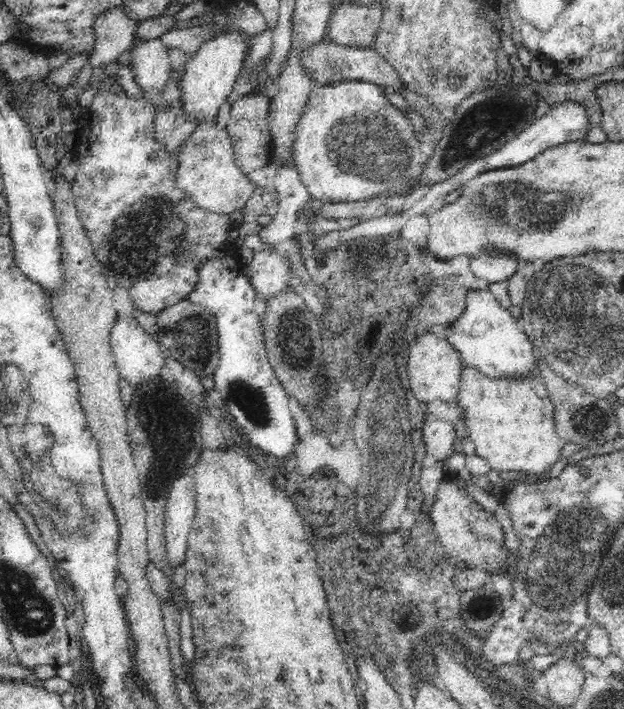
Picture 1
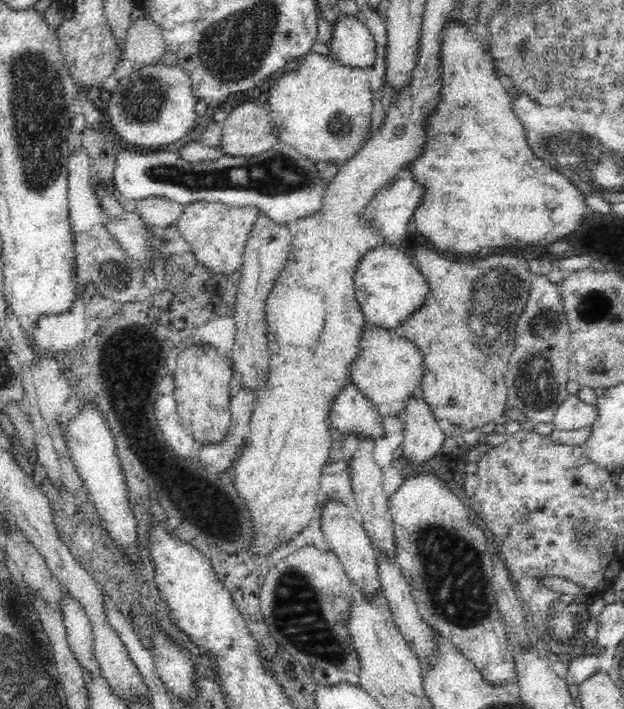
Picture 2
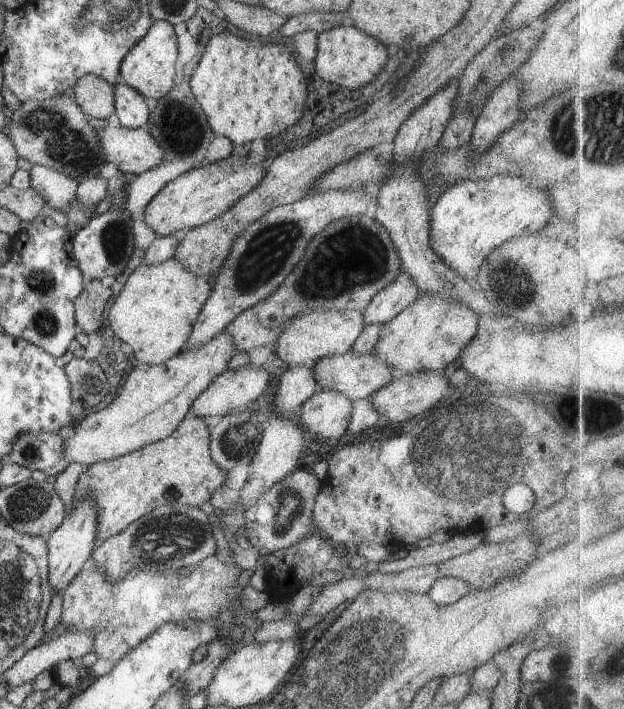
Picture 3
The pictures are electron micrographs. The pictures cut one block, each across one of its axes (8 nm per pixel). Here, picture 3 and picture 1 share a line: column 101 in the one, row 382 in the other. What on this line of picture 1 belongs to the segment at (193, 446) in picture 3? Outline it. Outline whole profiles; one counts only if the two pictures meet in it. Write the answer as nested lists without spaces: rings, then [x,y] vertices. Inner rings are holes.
[[[462,366],[461,384],[457,396],[459,408],[465,413],[467,440],[474,442],[474,454],[489,462],[490,468],[496,472],[524,472],[528,477],[542,475],[538,480],[548,479],[544,476],[560,459],[560,452],[565,442],[556,433],[554,423],[554,404],[546,394],[545,386],[539,376],[524,378],[488,378],[479,370],[470,366]]]

